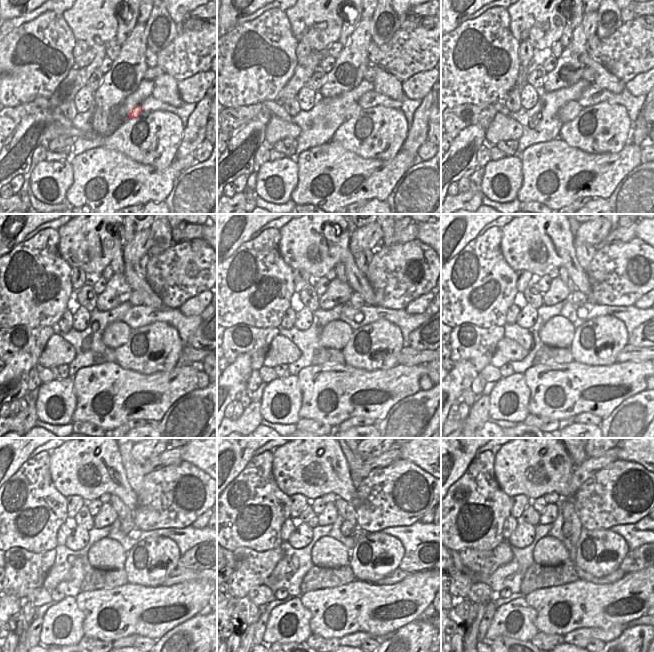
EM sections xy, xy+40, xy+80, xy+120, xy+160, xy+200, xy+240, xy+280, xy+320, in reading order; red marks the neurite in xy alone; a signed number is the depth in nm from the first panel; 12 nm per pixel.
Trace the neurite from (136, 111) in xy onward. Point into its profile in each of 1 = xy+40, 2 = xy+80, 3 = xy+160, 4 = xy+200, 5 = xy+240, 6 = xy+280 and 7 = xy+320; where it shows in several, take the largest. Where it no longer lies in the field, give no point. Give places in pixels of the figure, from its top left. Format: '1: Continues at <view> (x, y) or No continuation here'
1: Continues at xy+40 (355, 109)
2: Continues at xy+80 (570, 110)
3: Continues at xy+160 (336, 334)
4: Continues at xy+200 (558, 332)
5: Continues at xy+240 (106, 554)
6: Continues at xy+280 (327, 552)
7: Continues at xy+320 (549, 551)

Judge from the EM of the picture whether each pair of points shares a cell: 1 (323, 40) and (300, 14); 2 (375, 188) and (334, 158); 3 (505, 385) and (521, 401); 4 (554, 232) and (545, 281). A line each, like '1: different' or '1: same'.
1: same
2: same
3: same
4: different

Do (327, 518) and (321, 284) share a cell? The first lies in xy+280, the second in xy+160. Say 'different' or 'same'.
different

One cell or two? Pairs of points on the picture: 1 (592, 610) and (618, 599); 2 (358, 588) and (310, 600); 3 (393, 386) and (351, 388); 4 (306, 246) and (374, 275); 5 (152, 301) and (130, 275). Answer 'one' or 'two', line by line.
1: one
2: one
3: one
4: two
5: one

